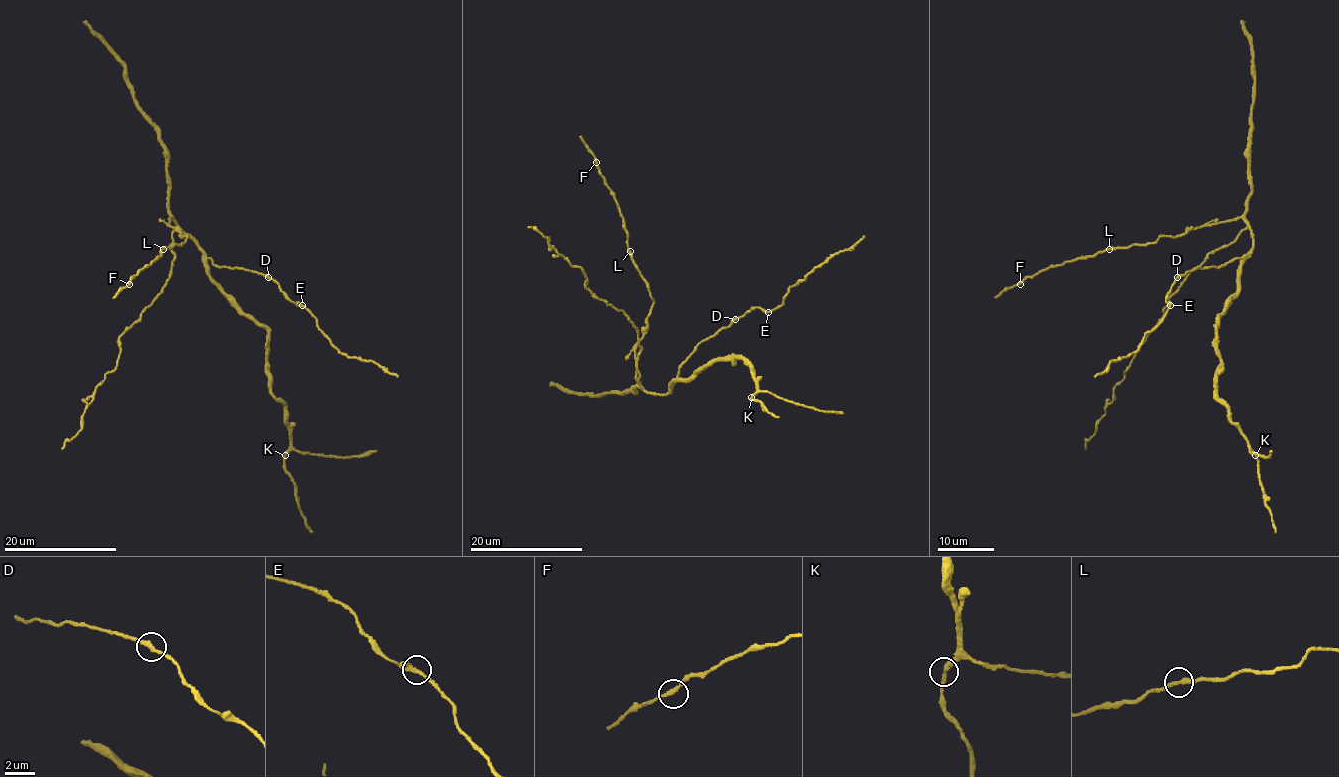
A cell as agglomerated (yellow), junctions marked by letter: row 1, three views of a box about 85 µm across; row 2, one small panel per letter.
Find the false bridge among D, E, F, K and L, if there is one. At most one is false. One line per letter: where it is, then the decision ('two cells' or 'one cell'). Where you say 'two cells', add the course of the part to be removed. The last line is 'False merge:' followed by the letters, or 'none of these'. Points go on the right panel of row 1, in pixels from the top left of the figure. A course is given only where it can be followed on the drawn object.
D: at (1177, 277); one cell
E: at (1170, 305); one cell
F: at (1020, 284); one cell
K: at (1255, 455); one cell
L: at (1109, 249); one cell
False merge: none of these

